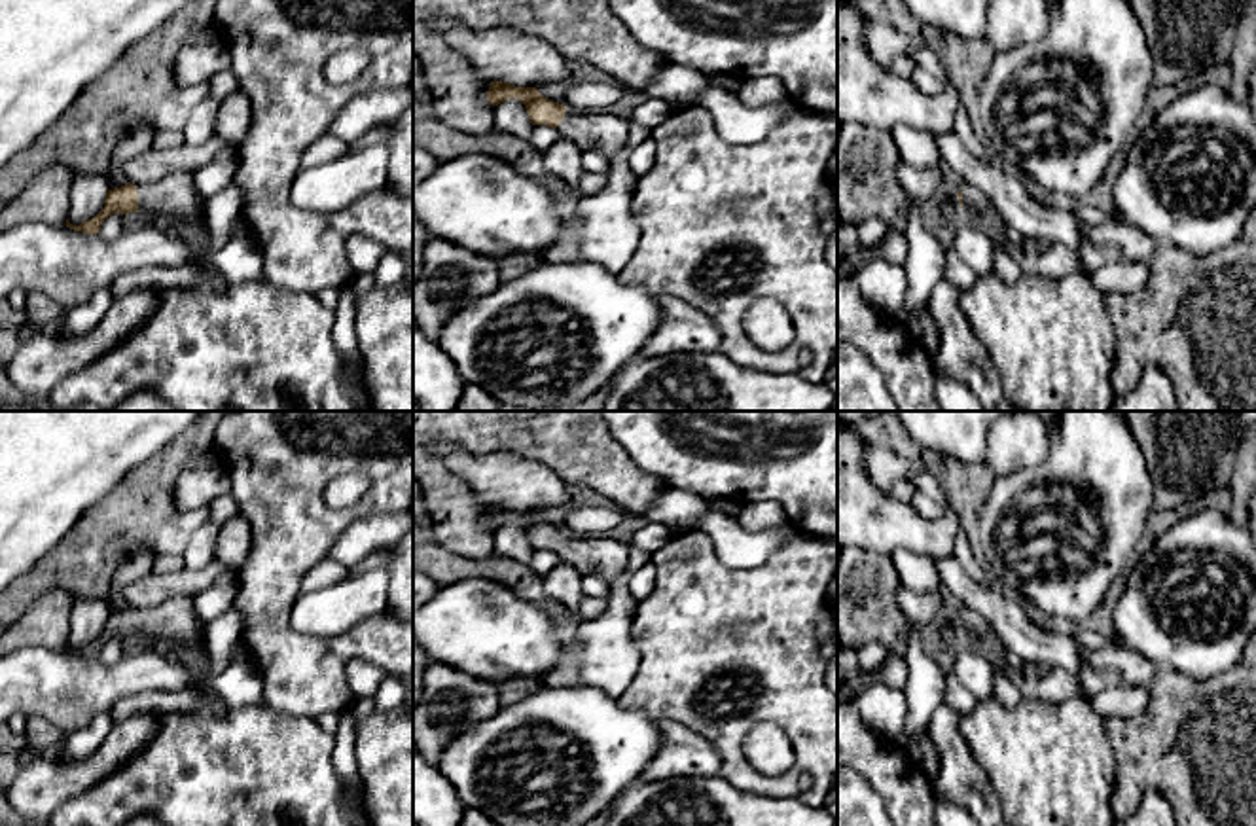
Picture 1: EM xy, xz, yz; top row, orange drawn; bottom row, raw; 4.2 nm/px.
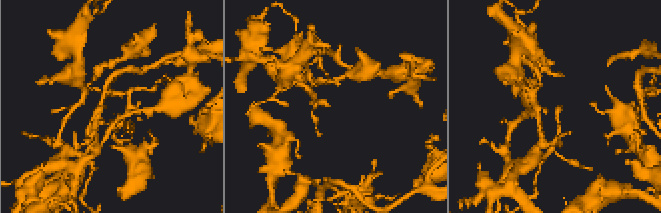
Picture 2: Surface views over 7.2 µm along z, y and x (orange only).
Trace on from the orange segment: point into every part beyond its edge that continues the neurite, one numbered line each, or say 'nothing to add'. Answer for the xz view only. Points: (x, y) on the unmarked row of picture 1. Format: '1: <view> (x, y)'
1: xz (605, 557)

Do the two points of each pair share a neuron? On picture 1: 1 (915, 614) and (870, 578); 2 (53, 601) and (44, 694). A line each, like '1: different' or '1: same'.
1: different
2: different

